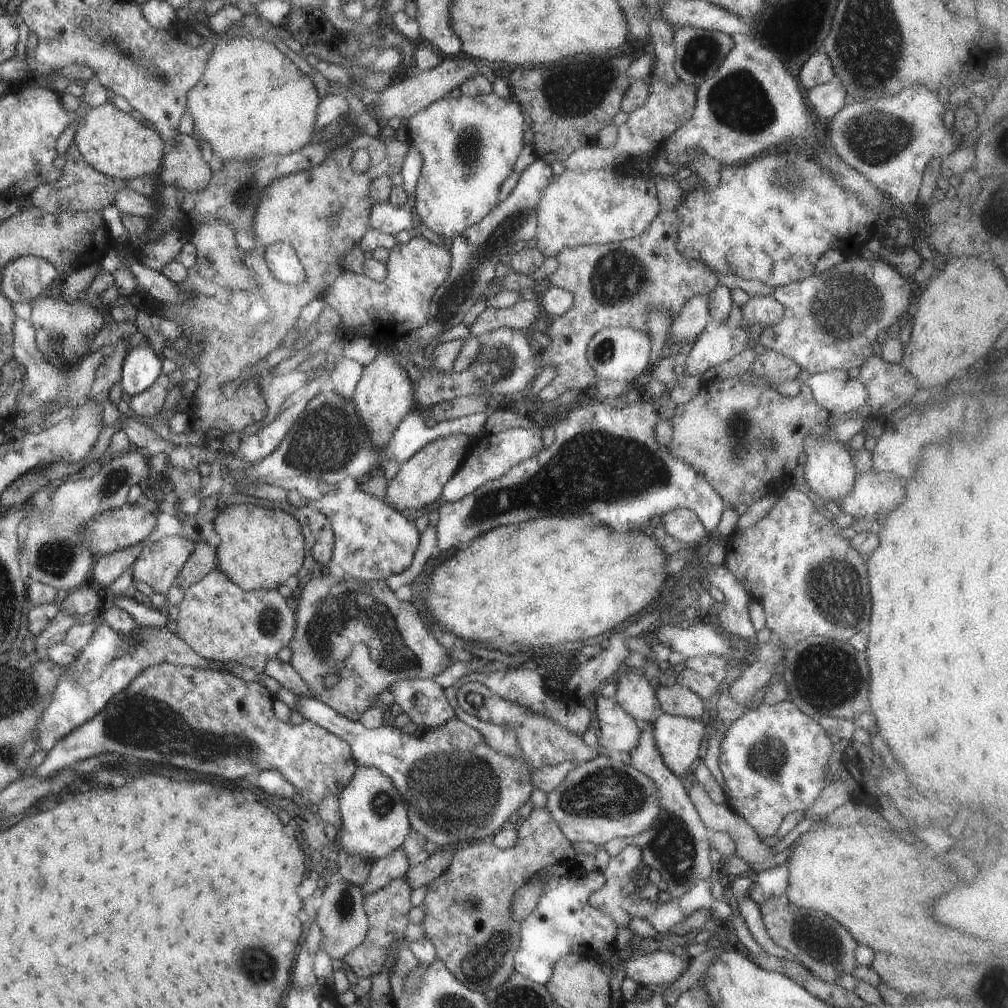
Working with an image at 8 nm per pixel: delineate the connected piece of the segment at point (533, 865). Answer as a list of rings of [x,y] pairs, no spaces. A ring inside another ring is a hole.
[[[544,808],[531,809],[517,824],[515,834],[515,844],[506,849],[476,840],[452,850],[447,868],[425,884],[420,903],[423,910],[421,928],[433,945],[435,956],[465,988],[480,993],[499,987],[514,973],[512,958],[518,947],[520,922],[510,917],[513,893],[543,867],[573,859],[576,853]]]

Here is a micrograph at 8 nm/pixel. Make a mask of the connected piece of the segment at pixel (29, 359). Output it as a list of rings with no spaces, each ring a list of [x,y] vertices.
[[[15,317],[12,322],[12,358],[17,361],[24,370],[22,376],[22,385],[16,398],[16,415],[19,413],[28,413],[36,408],[43,407],[46,411],[49,407],[52,410],[58,408],[75,408],[88,401],[90,397],[89,389],[93,379],[95,378],[95,370],[108,348],[99,346],[93,352],[88,352],[80,361],[71,367],[68,371],[60,371],[43,358],[41,352],[37,350],[34,341],[34,328],[27,319],[19,319]]]

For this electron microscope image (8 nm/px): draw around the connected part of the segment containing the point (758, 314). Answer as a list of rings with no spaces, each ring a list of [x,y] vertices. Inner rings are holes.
[[[767,295],[749,296],[740,306],[743,324],[761,324],[764,328],[776,325],[783,316],[783,307],[773,297]]]

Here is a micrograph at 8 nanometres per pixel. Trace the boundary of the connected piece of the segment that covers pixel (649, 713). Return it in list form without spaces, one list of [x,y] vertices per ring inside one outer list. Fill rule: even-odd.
[[[630,669],[621,673],[615,682],[615,702],[633,717],[633,720],[642,727],[647,721],[653,722],[655,717],[653,711],[658,707],[657,699],[654,698],[653,683],[640,670]]]

